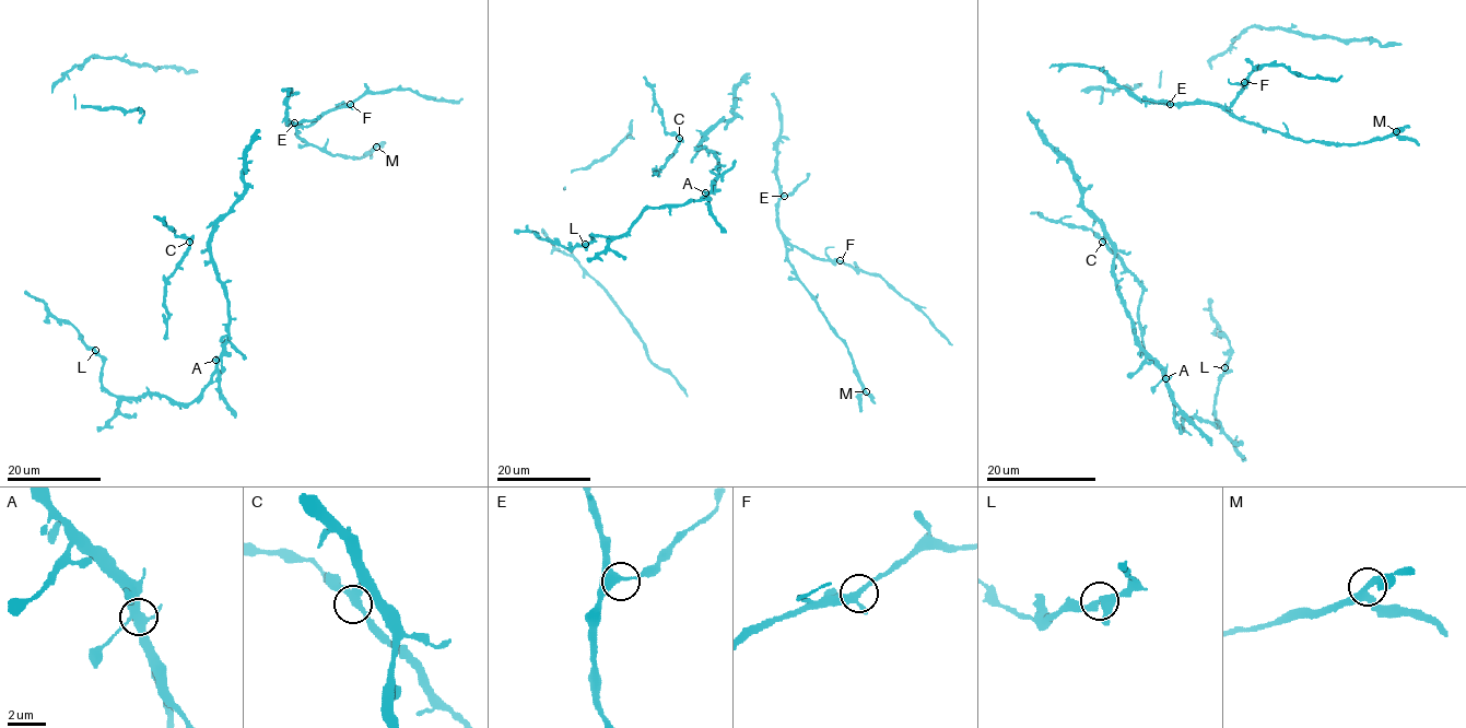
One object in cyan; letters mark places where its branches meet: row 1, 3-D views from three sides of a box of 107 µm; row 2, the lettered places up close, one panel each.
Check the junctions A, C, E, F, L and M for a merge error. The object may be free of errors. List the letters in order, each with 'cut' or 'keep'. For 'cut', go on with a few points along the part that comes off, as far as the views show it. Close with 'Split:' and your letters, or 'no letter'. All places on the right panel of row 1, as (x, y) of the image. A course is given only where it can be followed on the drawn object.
A: keep
C: keep
E: keep
F: keep
L: keep
M: keep
Split: no letter

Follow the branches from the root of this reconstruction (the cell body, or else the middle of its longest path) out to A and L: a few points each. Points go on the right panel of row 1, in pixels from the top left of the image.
A: (1111, 242), (1116, 290), (1132, 320), (1135, 343), (1165, 378)
L: (1111, 242), (1116, 290), (1135, 343), (1161, 371), (1180, 429), (1187, 418), (1216, 422), (1215, 395), (1226, 367)

